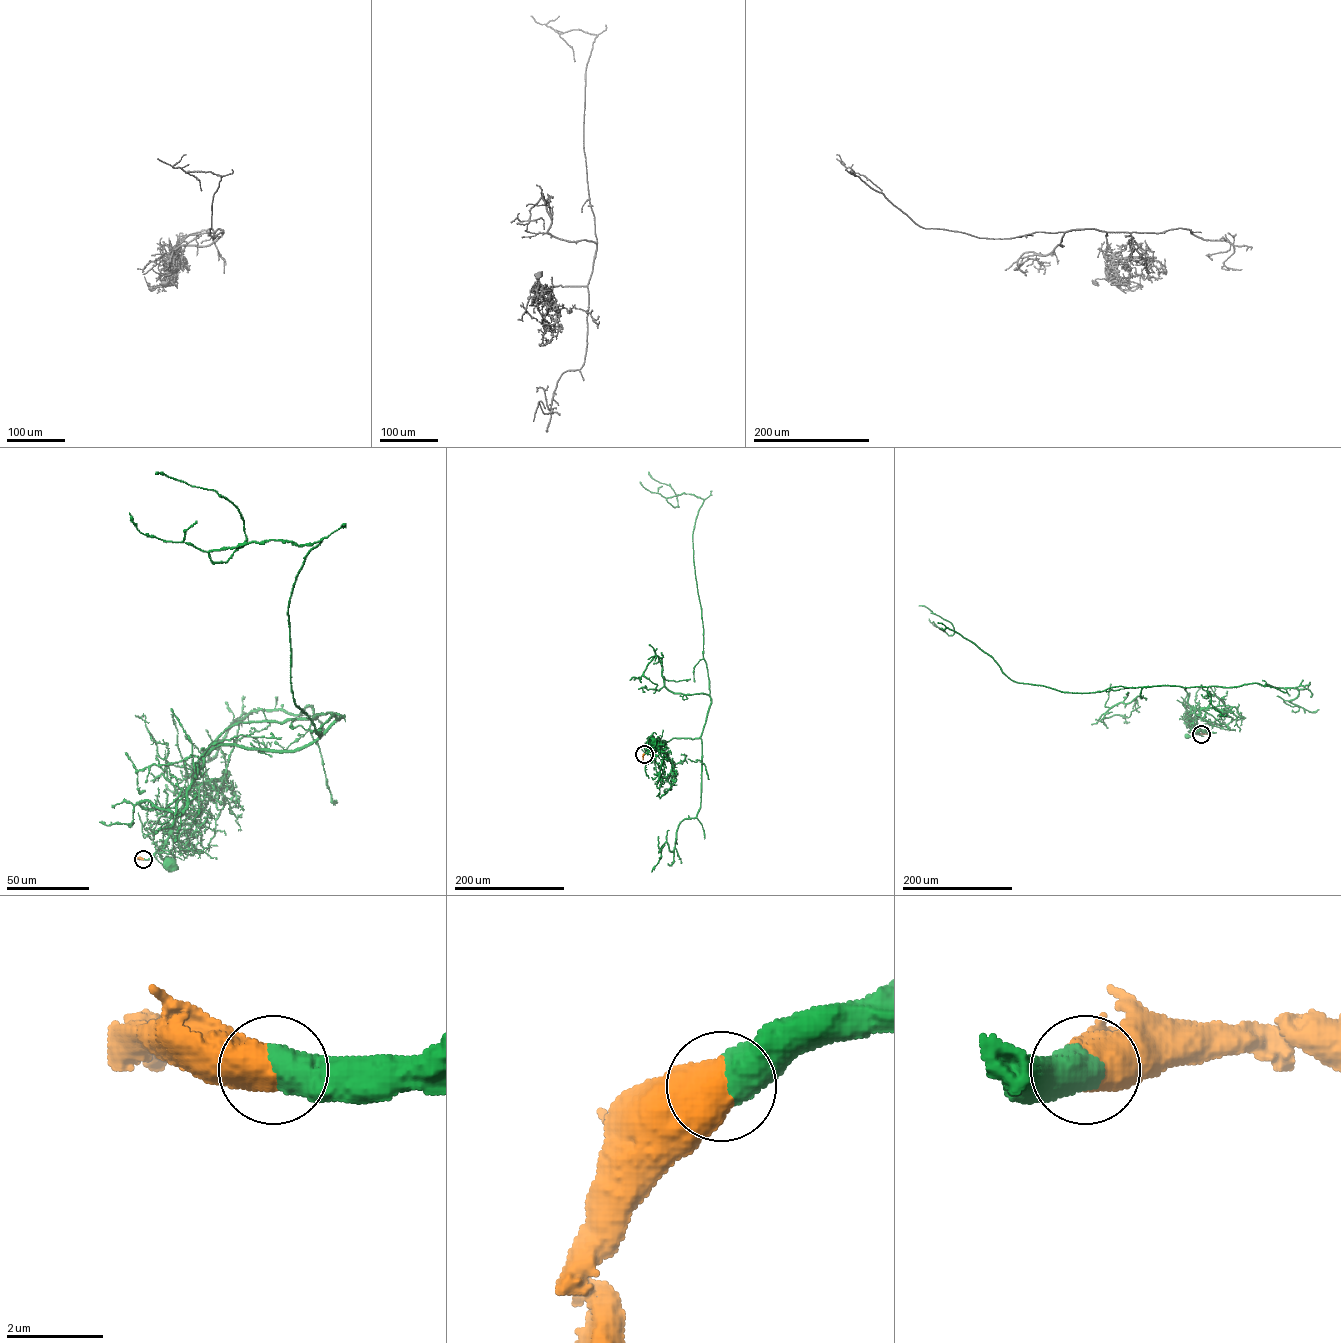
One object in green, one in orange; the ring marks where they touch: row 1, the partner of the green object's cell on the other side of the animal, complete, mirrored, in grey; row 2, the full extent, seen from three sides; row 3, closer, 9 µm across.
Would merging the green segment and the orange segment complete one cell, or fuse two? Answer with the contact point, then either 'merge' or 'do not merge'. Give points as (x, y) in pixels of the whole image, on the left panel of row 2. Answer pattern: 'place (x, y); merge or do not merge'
place (143, 859); merge

